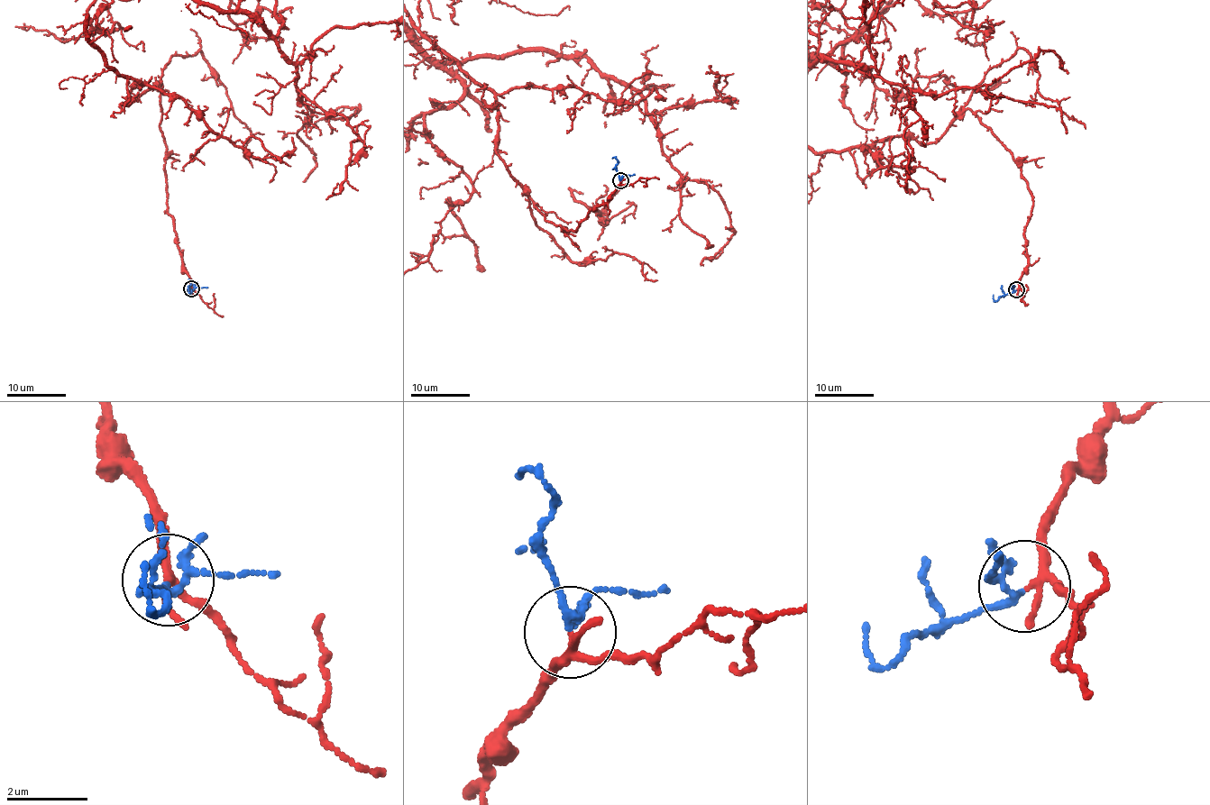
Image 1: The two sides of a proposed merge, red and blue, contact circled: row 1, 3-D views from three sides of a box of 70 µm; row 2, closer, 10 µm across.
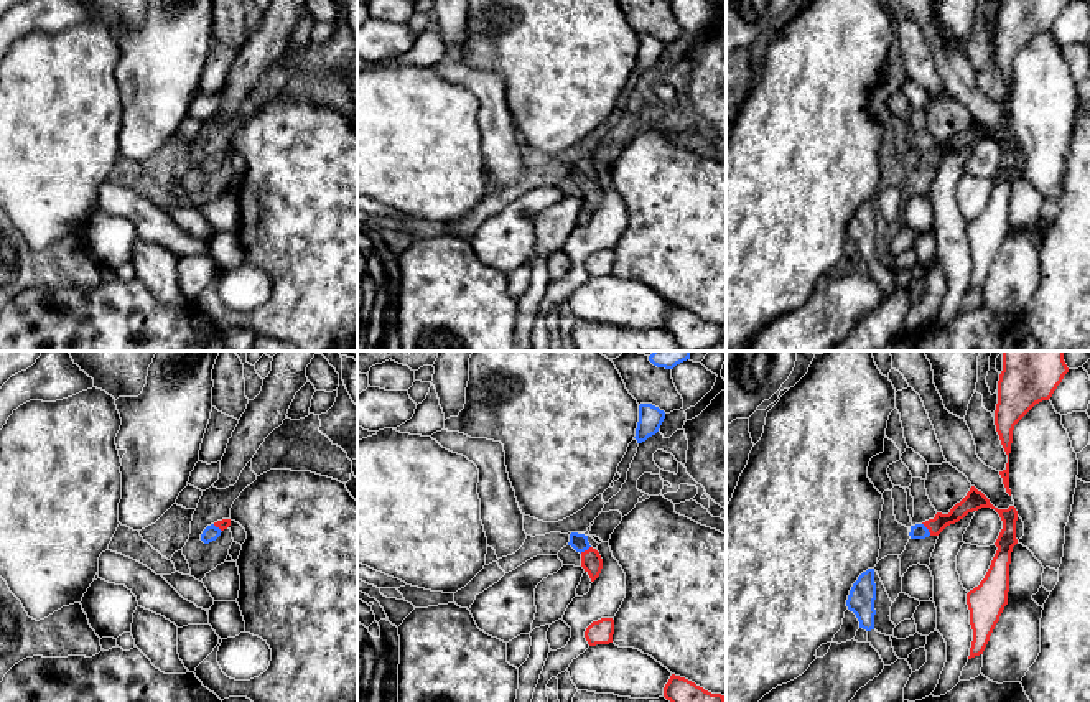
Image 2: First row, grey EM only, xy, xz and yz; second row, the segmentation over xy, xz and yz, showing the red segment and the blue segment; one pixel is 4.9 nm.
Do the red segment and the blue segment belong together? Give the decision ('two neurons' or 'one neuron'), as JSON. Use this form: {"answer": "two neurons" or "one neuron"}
{"answer": "one neuron"}

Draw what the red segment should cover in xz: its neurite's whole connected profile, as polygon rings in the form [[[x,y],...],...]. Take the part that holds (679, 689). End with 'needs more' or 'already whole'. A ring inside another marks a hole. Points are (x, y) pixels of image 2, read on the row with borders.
[[[672,674],[664,687],[664,697],[670,702],[724,702],[724,695],[711,694],[695,682]]] | already whole

